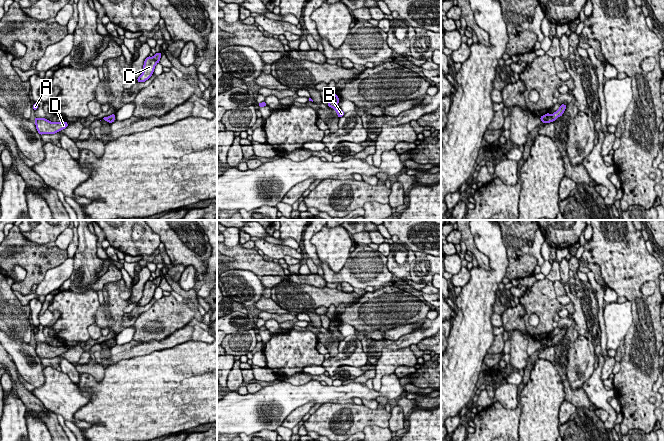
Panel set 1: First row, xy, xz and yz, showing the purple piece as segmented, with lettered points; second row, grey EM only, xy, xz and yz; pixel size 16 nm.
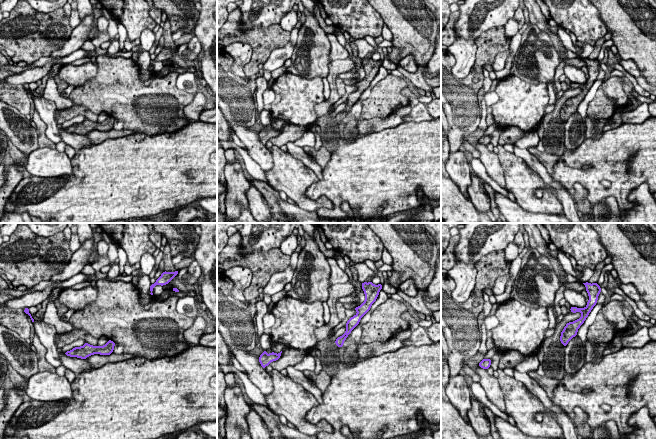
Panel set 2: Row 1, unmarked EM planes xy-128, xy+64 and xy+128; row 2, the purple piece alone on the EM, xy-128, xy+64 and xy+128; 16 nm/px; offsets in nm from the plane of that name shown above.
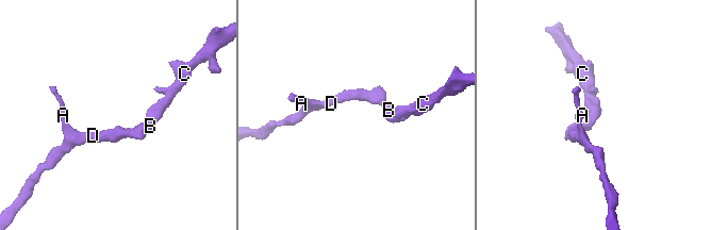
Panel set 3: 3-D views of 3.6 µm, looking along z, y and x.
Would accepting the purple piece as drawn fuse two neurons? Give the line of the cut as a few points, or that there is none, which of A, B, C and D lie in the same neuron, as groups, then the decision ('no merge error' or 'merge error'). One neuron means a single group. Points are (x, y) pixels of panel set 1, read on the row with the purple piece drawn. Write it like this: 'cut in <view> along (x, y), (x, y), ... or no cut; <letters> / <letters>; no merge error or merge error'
no cut; A B C D; no merge error

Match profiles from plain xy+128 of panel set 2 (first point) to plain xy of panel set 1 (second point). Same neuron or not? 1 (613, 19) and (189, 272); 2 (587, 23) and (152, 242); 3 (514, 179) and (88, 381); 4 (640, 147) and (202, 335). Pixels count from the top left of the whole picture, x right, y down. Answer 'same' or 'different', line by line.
1: different
2: same
3: different
4: different

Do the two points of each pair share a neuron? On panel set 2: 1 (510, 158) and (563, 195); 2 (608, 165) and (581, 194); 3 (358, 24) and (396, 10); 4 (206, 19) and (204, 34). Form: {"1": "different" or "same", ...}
{"1": "different", "2": "different", "3": "different", "4": "same"}

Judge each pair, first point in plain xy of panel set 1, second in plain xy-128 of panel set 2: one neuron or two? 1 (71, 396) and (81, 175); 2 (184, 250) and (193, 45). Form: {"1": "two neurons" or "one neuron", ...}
{"1": "two neurons", "2": "two neurons"}

